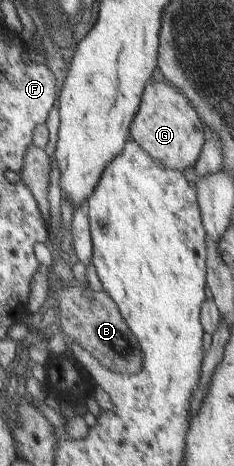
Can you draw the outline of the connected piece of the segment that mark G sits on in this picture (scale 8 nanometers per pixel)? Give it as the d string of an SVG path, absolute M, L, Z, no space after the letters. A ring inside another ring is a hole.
M151 81L147 86L141 108L131 125L131 137L152 157L169 168L186 171L199 162L207 137L206 125L191 101L174 85Z

